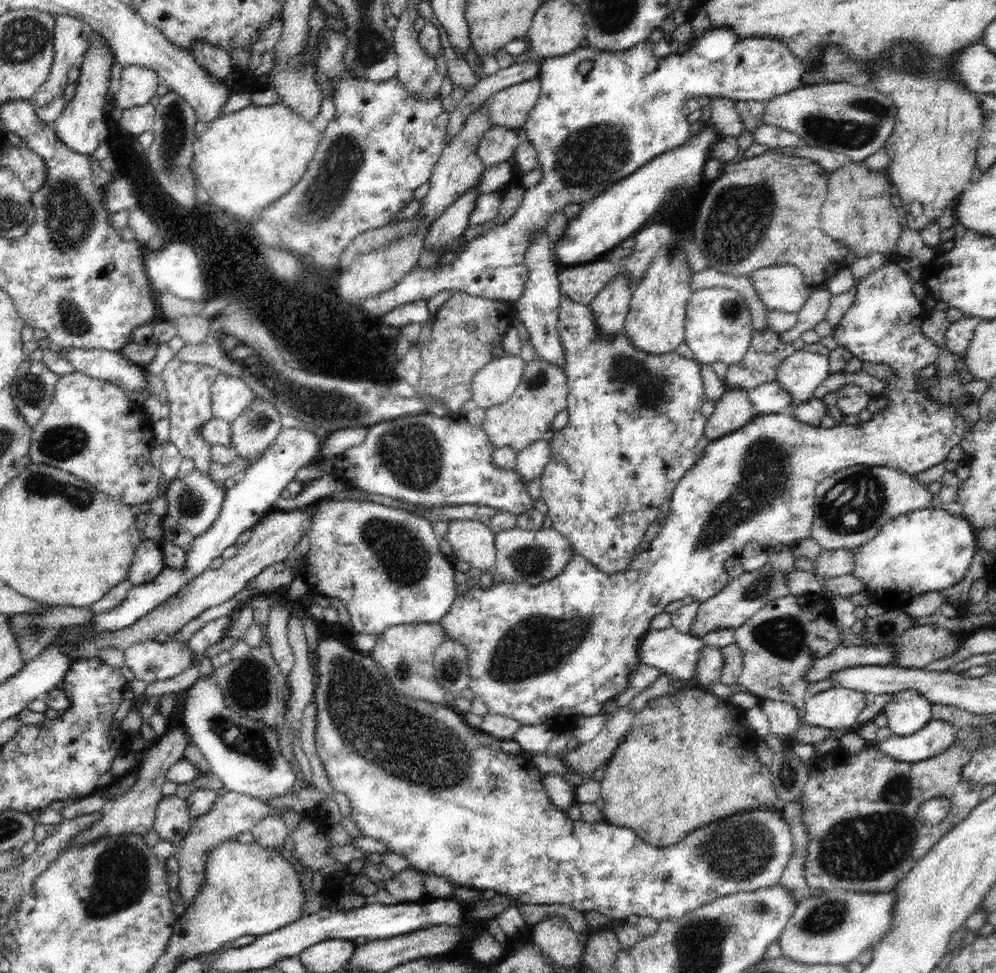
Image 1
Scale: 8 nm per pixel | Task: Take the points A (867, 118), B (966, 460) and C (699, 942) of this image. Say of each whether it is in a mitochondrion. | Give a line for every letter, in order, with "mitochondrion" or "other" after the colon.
A: mitochondrion
B: other
C: mitochondrion

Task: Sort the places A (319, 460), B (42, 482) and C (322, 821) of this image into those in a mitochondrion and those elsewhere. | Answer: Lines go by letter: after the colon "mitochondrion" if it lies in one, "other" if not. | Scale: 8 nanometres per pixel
A: other
B: mitochondrion
C: other

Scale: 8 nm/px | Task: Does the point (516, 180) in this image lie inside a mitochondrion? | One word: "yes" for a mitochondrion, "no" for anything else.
no

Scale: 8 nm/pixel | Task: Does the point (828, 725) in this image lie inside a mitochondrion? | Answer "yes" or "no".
no

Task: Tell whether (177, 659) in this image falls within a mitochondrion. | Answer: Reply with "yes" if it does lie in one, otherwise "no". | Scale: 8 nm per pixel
no

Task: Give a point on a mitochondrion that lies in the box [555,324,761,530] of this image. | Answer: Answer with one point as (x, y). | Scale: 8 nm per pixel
(650, 388)

